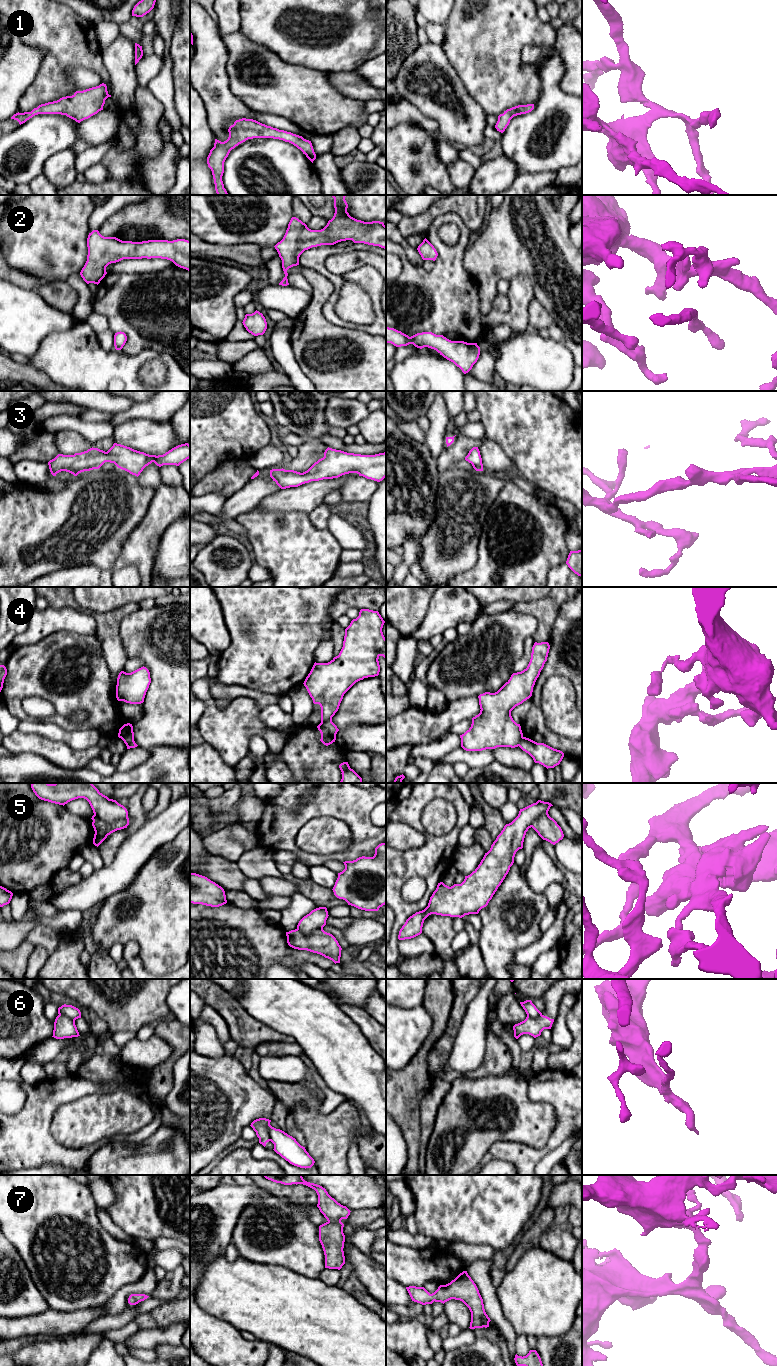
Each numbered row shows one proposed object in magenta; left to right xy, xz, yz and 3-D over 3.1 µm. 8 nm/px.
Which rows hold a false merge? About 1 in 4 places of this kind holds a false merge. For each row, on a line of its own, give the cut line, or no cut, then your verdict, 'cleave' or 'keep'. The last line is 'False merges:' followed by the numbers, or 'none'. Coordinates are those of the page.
1: no cut | keep
2: no cut | keep
3: no cut | keep
4: xz (331, 719), (321, 723) | cleave
5: xy (94, 814), (108, 823), (114, 823), (127, 818) | cleave
6: xz (269, 1123), (267, 1128), (271, 1140) | cleave
7: no cut | keep
False merges: 4, 5, 6

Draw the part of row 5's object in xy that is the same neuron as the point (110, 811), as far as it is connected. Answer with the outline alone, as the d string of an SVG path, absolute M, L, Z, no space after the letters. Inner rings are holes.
M32 783L31 788L39 799L63 806L84 798L94 815L108 824L128 818L128 811L123 805L100 793L92 783Z

